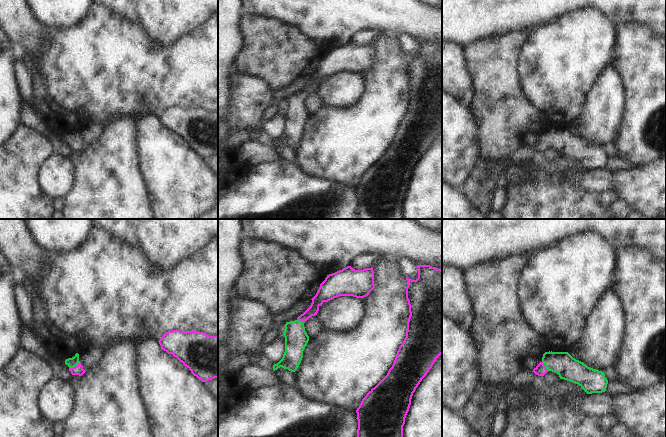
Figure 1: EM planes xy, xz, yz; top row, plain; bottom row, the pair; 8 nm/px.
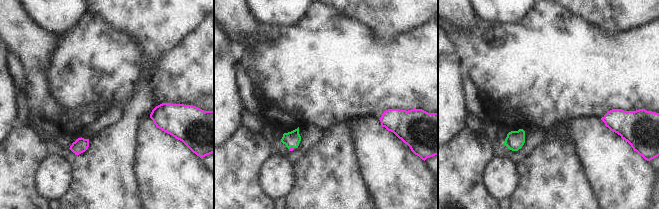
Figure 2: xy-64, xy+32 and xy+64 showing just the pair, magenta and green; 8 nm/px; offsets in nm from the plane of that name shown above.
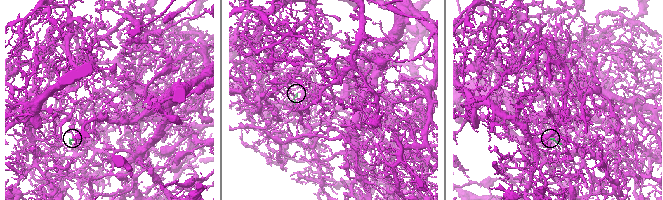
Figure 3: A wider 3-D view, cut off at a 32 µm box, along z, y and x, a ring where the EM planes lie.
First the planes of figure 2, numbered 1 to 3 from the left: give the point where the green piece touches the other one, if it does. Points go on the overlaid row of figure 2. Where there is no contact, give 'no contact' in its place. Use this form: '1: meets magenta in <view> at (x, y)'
1: no contact
2: meets magenta in xy+32 at (290, 147)
3: no contact

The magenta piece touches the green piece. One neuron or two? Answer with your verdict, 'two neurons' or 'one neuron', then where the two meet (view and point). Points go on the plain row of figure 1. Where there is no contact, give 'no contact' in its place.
one neuron | xy (75, 142)

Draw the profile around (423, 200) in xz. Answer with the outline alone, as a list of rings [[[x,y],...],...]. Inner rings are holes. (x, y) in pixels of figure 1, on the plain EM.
[[[442,130],[413,169],[403,219],[442,219]]]

